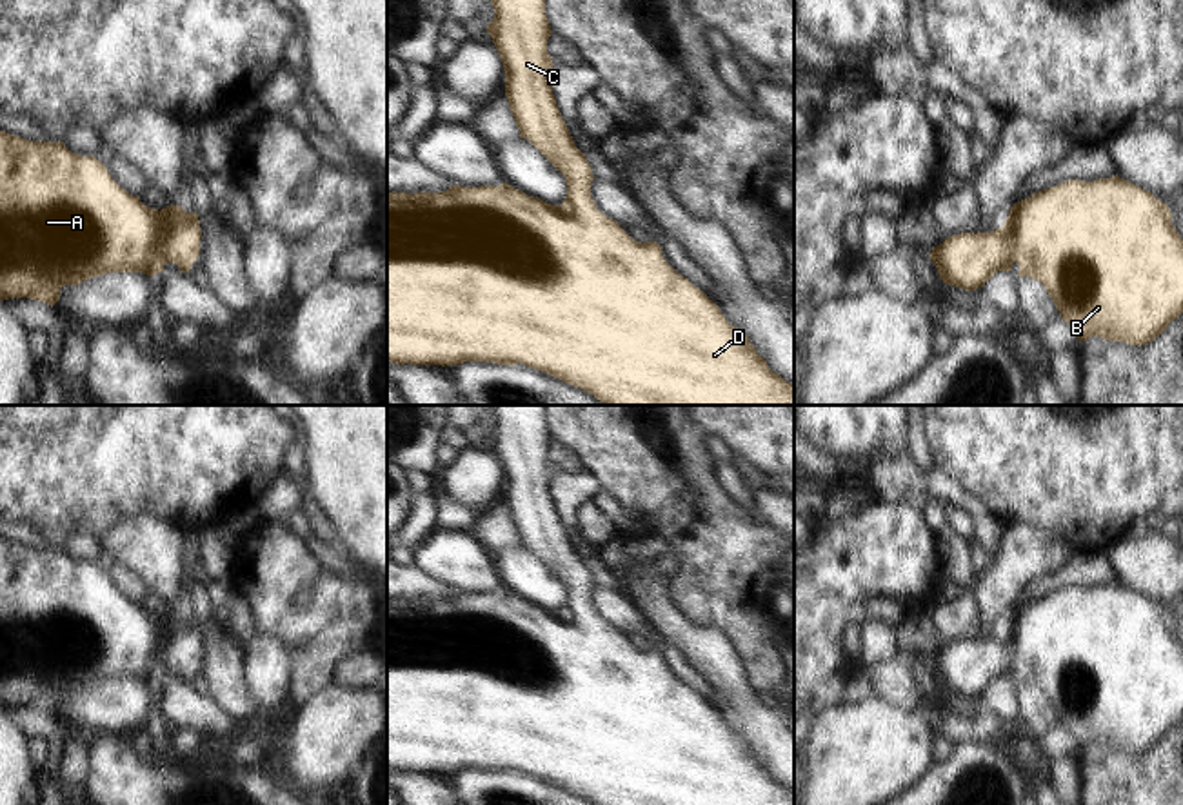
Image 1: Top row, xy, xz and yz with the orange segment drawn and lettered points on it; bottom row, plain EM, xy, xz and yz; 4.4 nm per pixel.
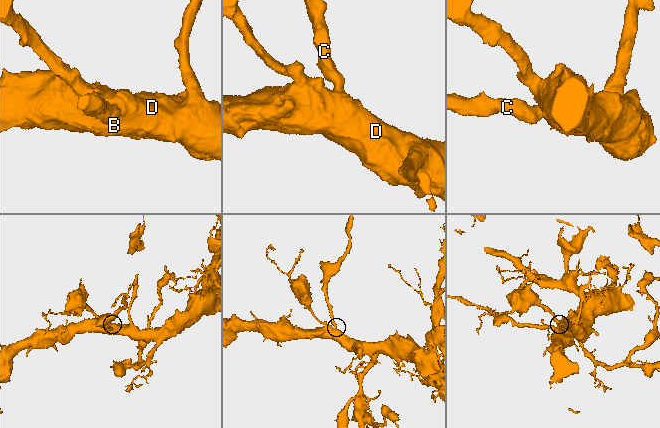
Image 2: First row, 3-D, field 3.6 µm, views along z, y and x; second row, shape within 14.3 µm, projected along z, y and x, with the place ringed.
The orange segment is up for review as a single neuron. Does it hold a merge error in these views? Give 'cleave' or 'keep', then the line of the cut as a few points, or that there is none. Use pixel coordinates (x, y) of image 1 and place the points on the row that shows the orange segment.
keep; cut none

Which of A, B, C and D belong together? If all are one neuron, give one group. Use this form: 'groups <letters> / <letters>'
groups A B C D

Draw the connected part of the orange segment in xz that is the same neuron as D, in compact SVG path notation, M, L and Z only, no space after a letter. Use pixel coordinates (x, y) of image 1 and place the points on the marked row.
M491 0L494 18L487 25L492 44L503 62L505 96L520 129L520 138L529 140L563 176L567 196L562 205L532 198L509 184L462 187L452 185L442 193L389 193L387 194L387 362L405 365L460 365L463 362L492 362L498 365L529 365L565 383L580 387L605 405L794 405L794 385L772 373L756 353L749 336L731 325L720 307L687 278L678 274L663 258L656 242L634 242L616 220L596 209L591 198L592 169L576 147L552 94L552 58L547 53L551 25L545 16L545 0Z

